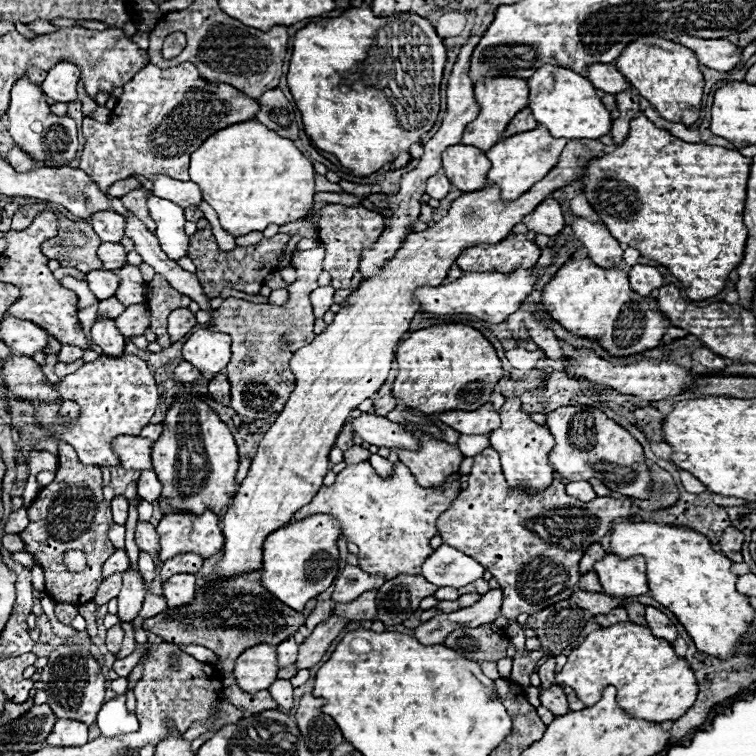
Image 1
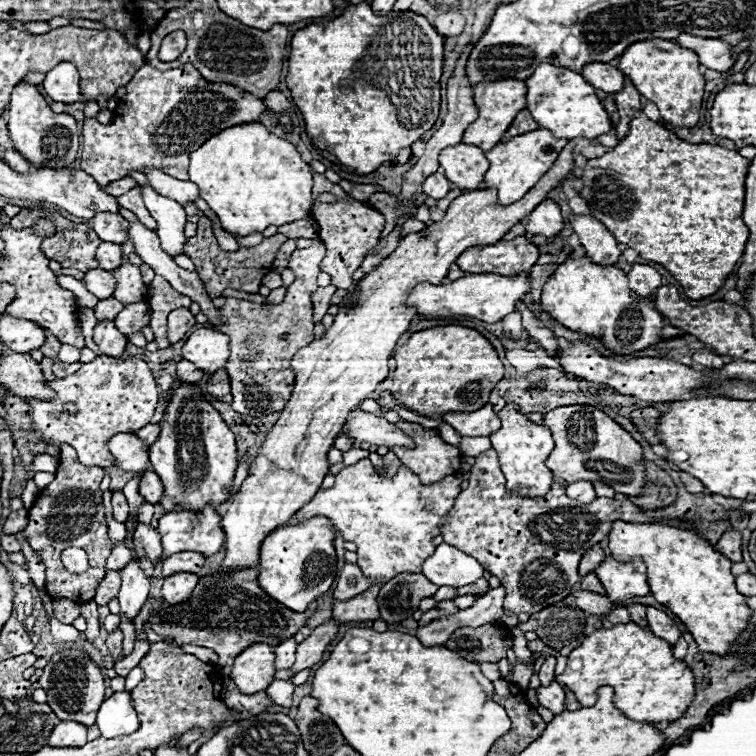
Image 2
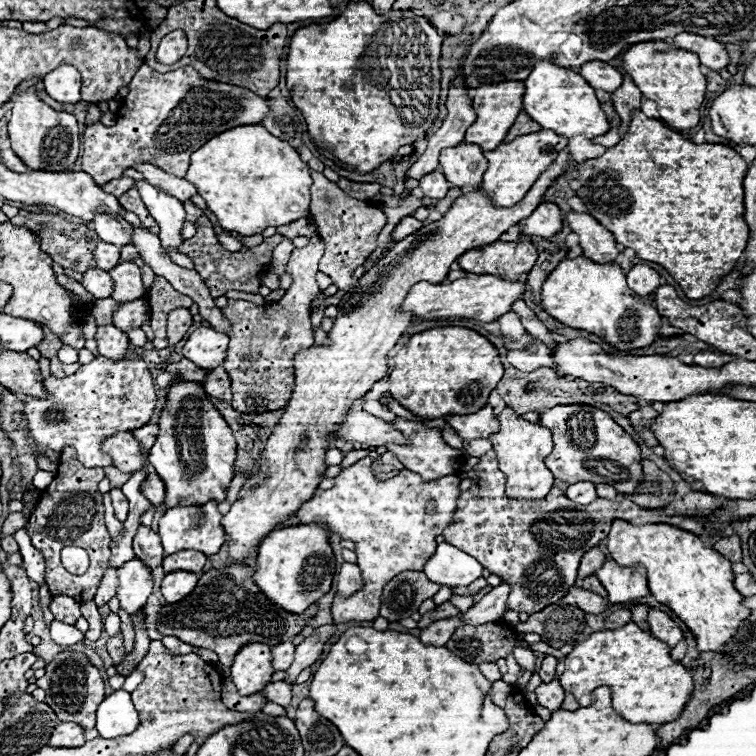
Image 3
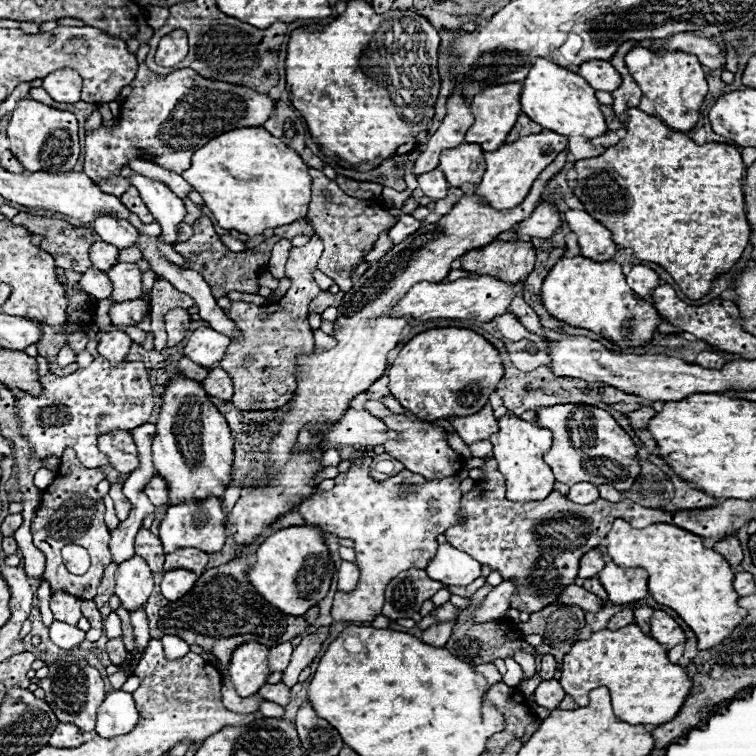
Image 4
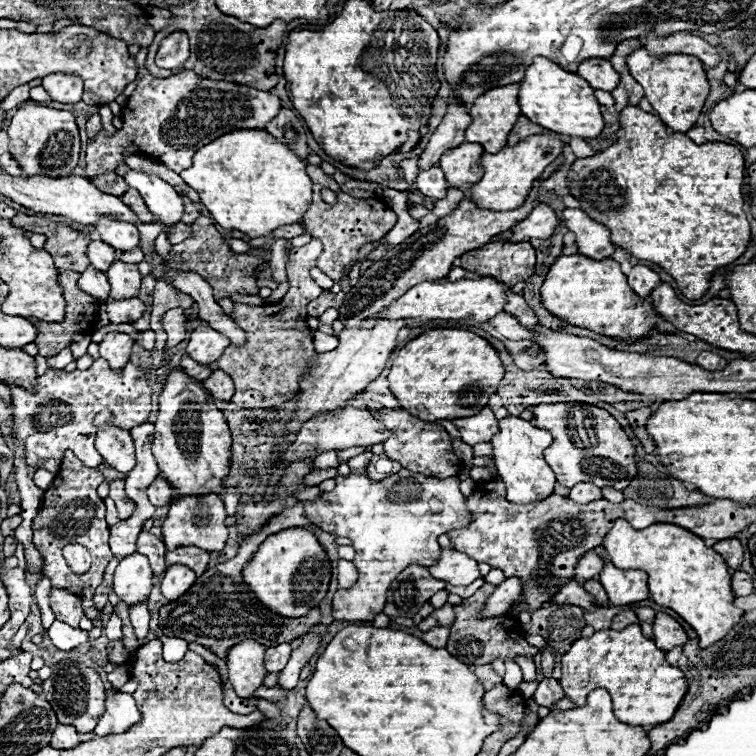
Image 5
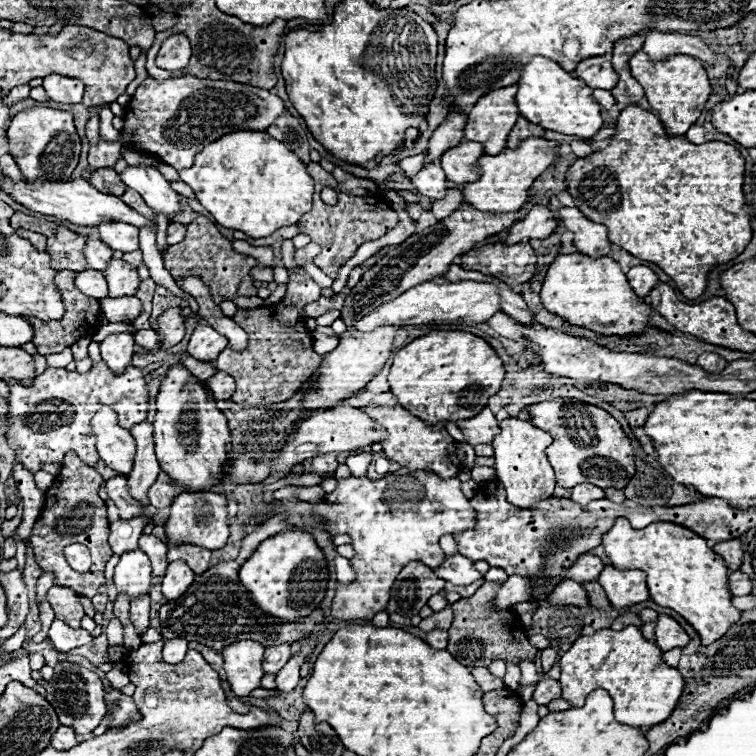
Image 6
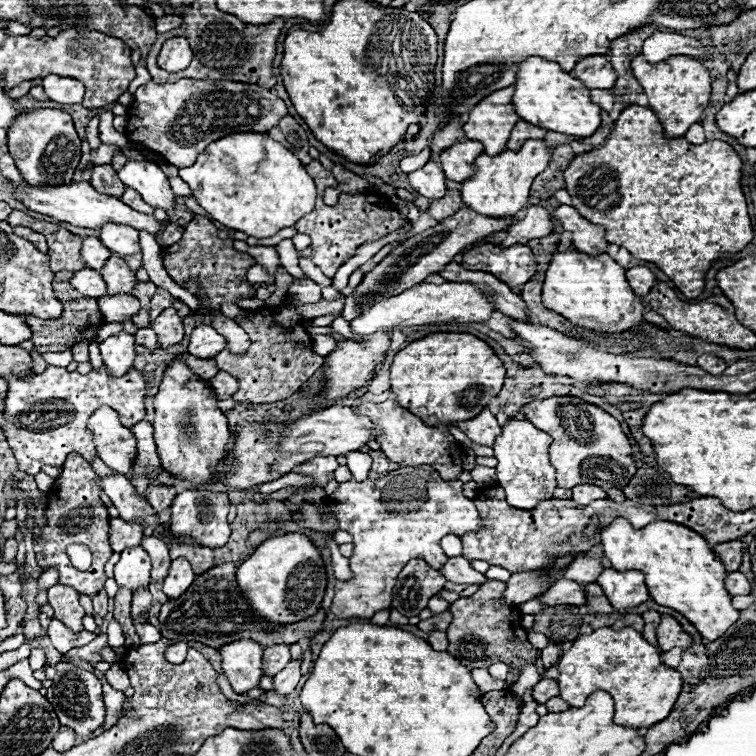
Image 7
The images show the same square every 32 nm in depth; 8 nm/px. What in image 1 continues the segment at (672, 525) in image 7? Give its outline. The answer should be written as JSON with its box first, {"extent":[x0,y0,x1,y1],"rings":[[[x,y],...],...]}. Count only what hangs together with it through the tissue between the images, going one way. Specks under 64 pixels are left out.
{"extent":[610,522,754,658],"rings":[[[616,522],[610,546],[618,558],[632,558],[632,556],[646,558],[650,594],[654,596],[656,602],[666,606],[680,620],[680,624],[688,630],[688,634],[696,642],[698,650],[718,658],[730,658],[734,654],[740,636],[748,630],[750,620],[754,618],[754,608],[748,604],[748,596],[736,590],[738,576],[730,572],[732,560],[728,560],[720,552],[714,552],[706,536],[702,536],[692,528],[680,528],[658,522]]]}

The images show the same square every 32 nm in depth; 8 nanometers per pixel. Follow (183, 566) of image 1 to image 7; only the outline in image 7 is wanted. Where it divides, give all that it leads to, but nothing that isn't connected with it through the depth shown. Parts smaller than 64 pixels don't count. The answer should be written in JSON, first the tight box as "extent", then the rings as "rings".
{"extent":[170,544,214,574],"rings":[[[174,544],[174,546],[170,548],[170,556],[172,556],[172,560],[178,558],[178,556],[188,558],[188,562],[192,564],[192,568],[194,568],[196,574],[204,574],[206,570],[214,568],[214,554],[212,554],[212,548]]]}

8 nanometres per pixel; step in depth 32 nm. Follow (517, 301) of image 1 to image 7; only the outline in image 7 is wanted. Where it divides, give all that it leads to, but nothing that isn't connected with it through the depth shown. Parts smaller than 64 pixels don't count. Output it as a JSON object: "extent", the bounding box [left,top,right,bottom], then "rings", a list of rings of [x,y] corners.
{"extent":[350,282,494,336],"rings":[[[444,282],[444,284],[416,284],[410,290],[404,290],[402,294],[396,294],[392,298],[382,298],[366,310],[358,318],[350,322],[350,330],[360,336],[374,334],[378,330],[406,330],[410,326],[424,326],[424,324],[436,324],[436,322],[484,322],[494,312],[494,304],[474,284],[468,282]]]}

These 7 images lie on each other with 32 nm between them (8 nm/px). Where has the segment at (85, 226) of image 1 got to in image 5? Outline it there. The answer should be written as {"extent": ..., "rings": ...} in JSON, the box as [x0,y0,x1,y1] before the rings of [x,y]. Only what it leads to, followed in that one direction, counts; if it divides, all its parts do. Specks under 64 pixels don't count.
{"extent":[10,212,92,272],"rings":[[[18,212],[10,222],[16,228],[44,234],[46,252],[52,254],[54,266],[58,270],[82,272],[90,266],[90,262],[86,258],[86,248],[92,240],[90,234],[72,230],[64,222],[54,222],[54,220],[46,220],[46,218],[38,218],[38,216],[26,216],[22,212]]]}

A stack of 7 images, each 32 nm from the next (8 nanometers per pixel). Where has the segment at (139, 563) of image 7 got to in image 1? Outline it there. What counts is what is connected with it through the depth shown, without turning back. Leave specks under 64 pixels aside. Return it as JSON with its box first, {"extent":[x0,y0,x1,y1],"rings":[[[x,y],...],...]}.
{"extent":[118,566,148,622],"rings":[[[128,566],[128,570],[124,570],[122,574],[124,574],[124,582],[118,594],[118,618],[122,622],[134,622],[134,618],[138,616],[144,604],[148,588],[138,568]]]}

